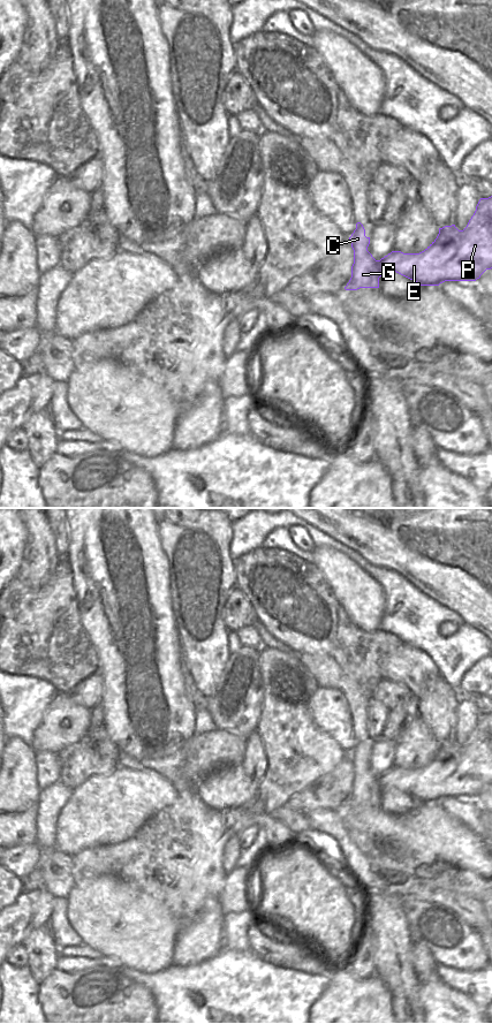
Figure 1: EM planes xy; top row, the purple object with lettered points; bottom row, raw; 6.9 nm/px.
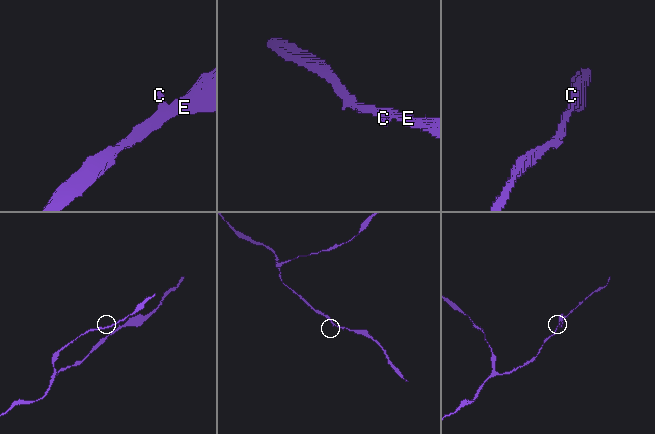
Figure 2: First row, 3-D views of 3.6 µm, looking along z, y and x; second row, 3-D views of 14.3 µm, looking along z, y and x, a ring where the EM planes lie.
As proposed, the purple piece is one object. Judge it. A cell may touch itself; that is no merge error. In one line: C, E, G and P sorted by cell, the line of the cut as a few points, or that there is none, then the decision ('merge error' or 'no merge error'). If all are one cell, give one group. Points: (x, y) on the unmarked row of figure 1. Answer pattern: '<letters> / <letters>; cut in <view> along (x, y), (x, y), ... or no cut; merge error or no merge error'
C E G P; no cut; no merge error

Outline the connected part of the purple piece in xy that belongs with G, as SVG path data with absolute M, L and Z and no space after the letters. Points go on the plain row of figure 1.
M492 712L480 714L474 731L463 746L455 741L439 744L437 754L419 769L403 769L392 767L380 776L376 776L368 767L370 753L361 738L349 753L354 766L351 794L346 806L359 804L379 804L379 794L385 788L396 788L421 802L439 802L445 797L476 797L486 787L492 784Z

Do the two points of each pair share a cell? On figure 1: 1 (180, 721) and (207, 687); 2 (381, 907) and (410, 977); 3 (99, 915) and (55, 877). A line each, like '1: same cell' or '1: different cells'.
1: different cells
2: same cell
3: different cells

